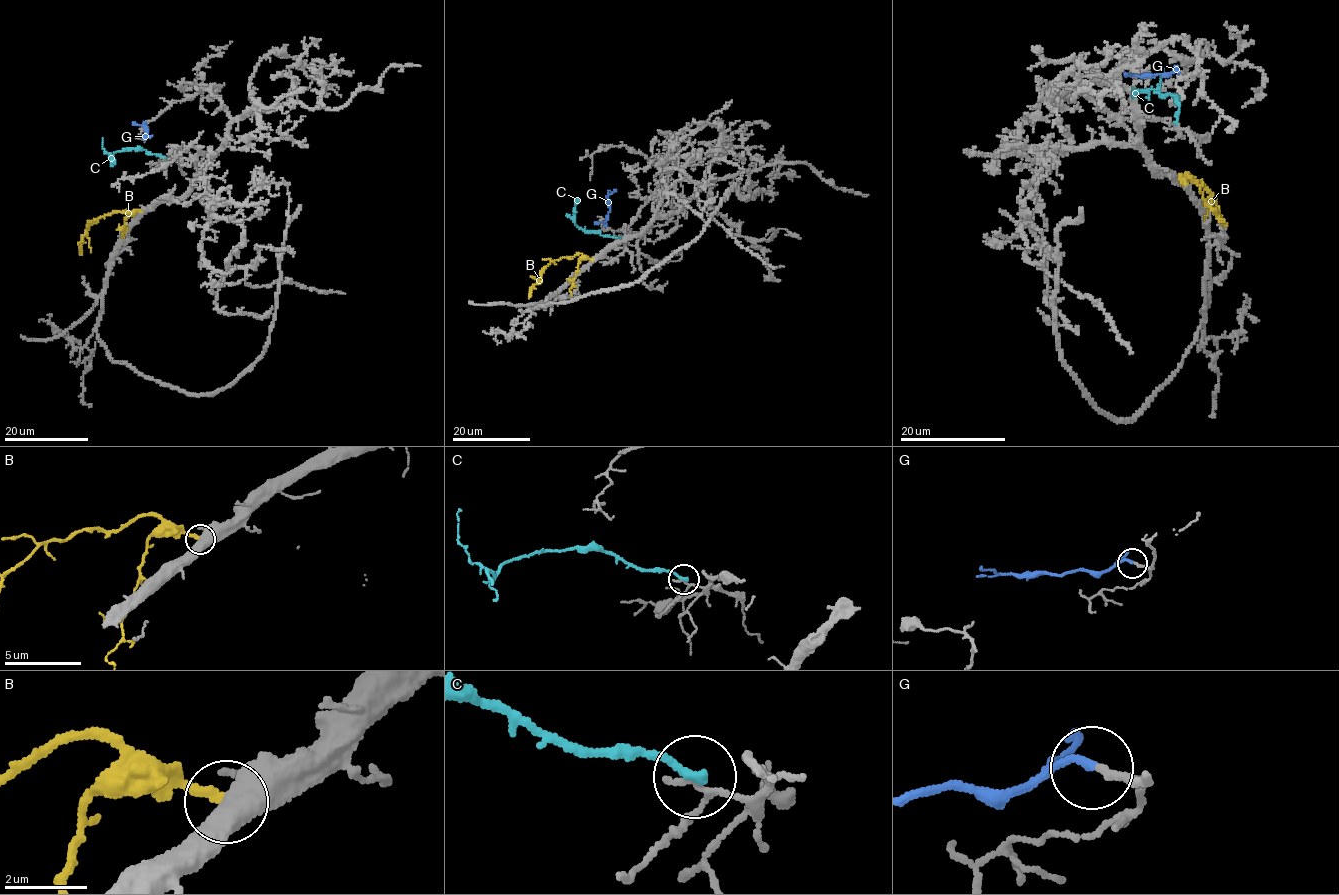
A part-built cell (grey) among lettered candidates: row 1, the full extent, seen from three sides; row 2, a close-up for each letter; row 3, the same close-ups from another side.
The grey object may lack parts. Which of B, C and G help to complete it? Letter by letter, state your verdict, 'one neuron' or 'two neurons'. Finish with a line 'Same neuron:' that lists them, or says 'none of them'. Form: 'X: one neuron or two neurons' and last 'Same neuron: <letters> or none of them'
B: two neurons
C: two neurons
G: one neuron
Same neuron: G

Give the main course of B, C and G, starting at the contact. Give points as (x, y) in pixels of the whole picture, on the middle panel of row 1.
B: (592, 259), (577, 253), (550, 262), (533, 285), (529, 298)
C: (620, 237), (579, 228), (574, 221), (575, 200)
G: (606, 225), (609, 212), (607, 196), (616, 191)

